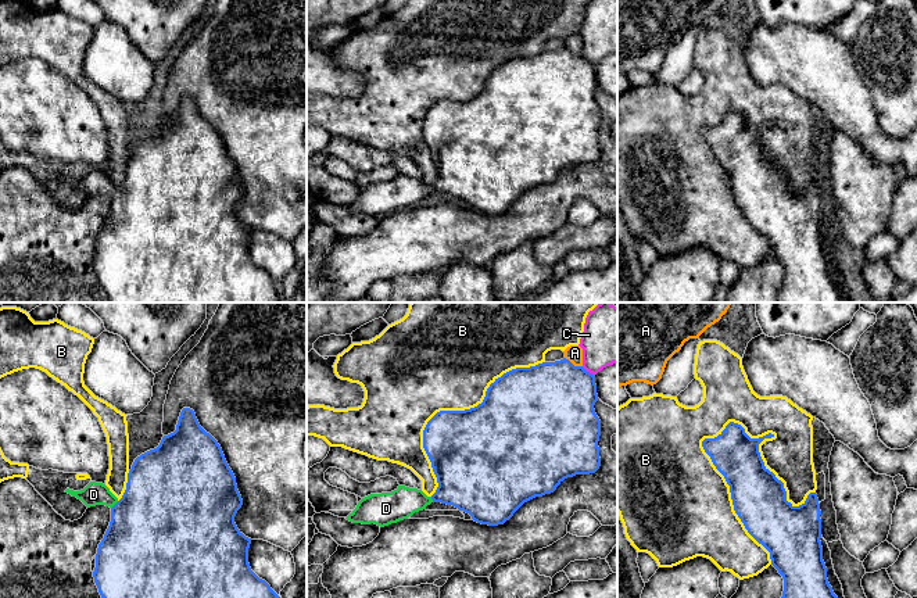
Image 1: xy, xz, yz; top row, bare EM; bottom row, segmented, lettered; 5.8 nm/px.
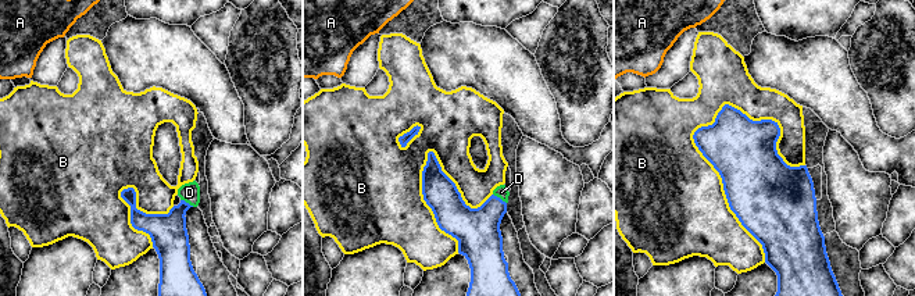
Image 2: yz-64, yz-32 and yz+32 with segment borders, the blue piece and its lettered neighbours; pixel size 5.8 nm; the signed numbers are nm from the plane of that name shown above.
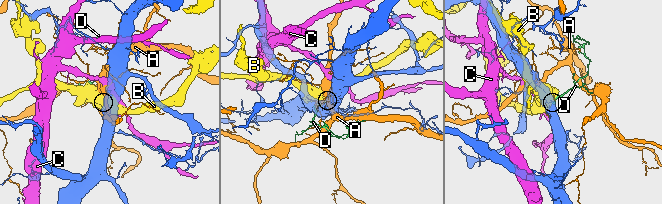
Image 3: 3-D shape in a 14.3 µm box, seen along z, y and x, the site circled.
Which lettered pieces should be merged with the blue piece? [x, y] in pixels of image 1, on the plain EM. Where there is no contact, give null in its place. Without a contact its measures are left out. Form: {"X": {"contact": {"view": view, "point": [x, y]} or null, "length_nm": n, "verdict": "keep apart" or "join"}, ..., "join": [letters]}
{"A": {"contact": {"view": "xz", "point": [572, 53]}, "length_nm": 120, "verdict": "keep apart"}, "B": {"contact": {"view": "yz", "point": [730, 178]}, "length_nm": 850, "verdict": "keep apart"}, "C": {"contact": {"view": "xz", "point": [588, 61]}, "length_nm": 100, "verdict": "keep apart"}, "D": {"contact": {"view": "xy", "point": [114, 194]}, "length_nm": 60, "verdict": "join"}, "join": ["D"]}

